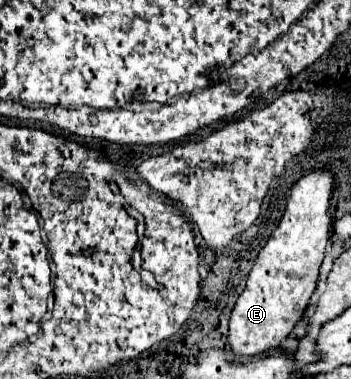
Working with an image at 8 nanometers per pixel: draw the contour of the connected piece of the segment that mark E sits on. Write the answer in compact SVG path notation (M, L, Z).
M314 171L292 187L286 211L268 243L258 253L246 289L238 297L230 317L228 345L236 357L258 357L278 349L304 315L316 289L318 269L330 239L330 197L332 175L328 171Z

